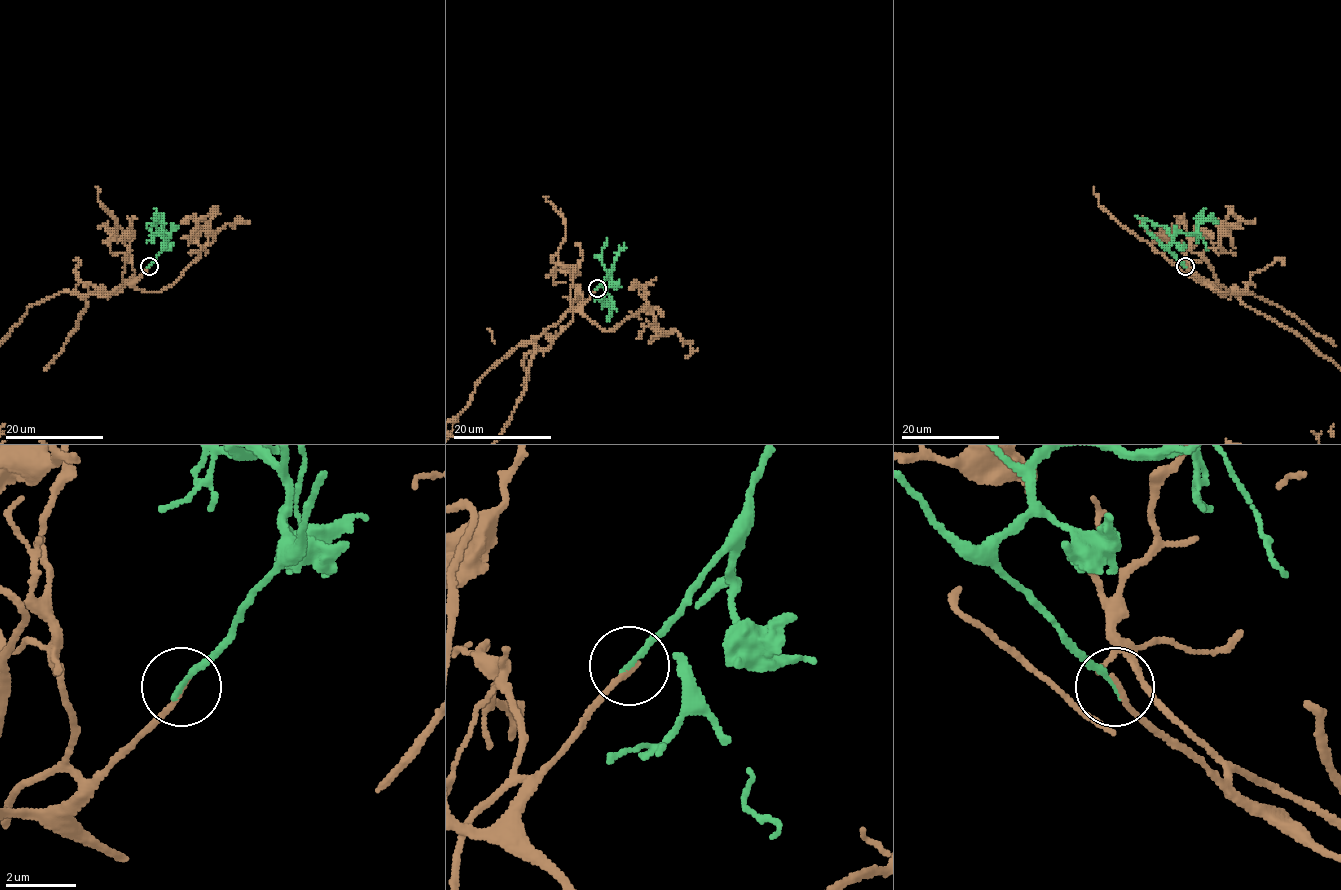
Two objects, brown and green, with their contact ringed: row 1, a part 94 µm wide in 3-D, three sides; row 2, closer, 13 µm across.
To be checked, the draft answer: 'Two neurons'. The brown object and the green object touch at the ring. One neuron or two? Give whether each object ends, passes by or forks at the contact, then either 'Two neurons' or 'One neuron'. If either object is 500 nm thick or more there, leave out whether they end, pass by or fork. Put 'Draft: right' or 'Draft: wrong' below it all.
At the ring brown ends. At the ring green ends. One neuron
Draft: wrong

